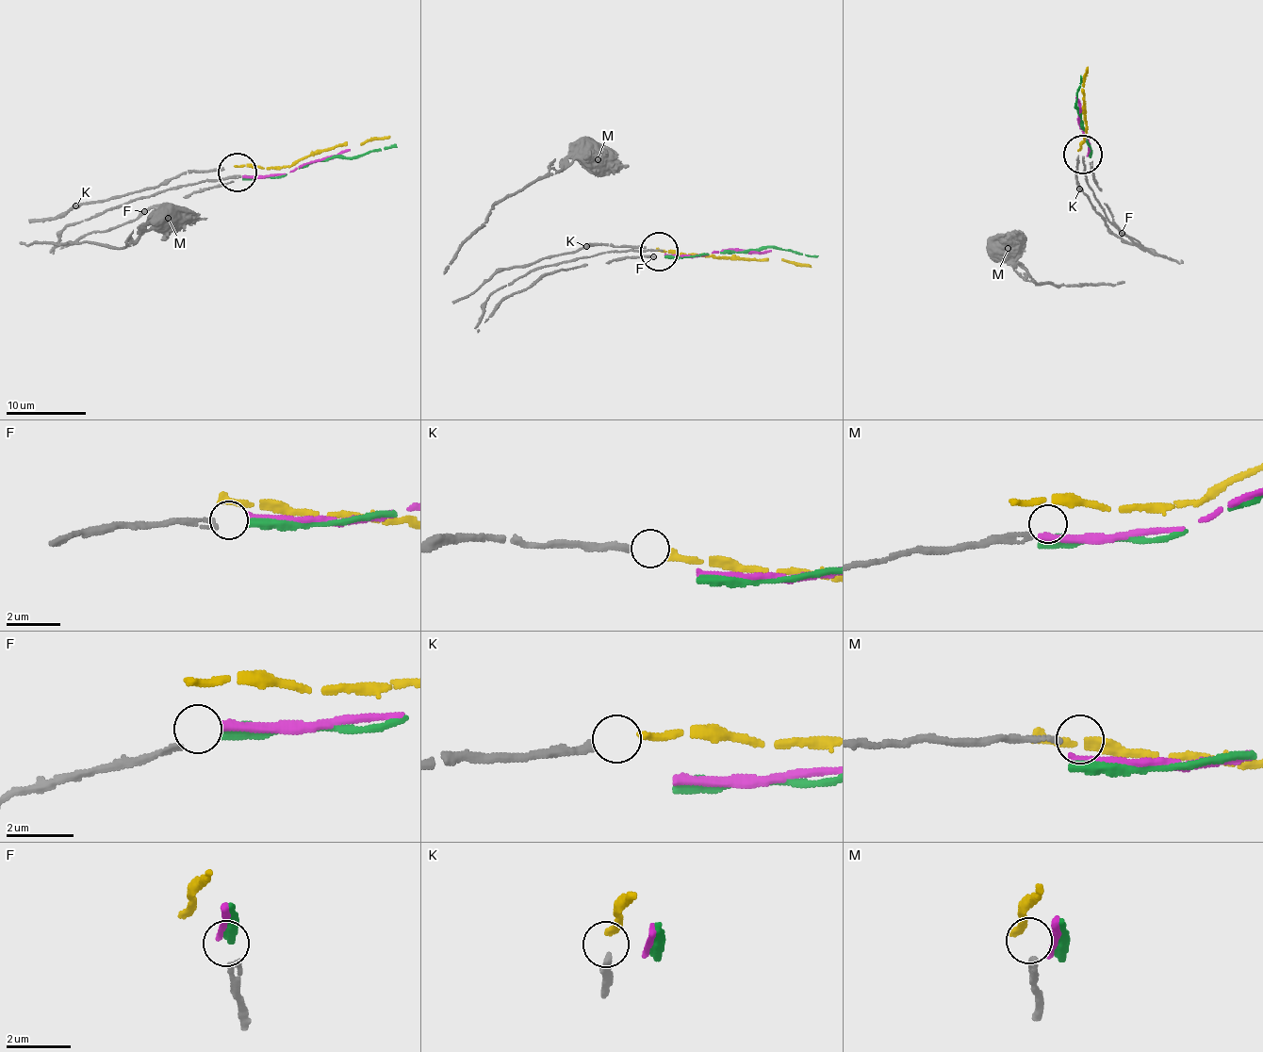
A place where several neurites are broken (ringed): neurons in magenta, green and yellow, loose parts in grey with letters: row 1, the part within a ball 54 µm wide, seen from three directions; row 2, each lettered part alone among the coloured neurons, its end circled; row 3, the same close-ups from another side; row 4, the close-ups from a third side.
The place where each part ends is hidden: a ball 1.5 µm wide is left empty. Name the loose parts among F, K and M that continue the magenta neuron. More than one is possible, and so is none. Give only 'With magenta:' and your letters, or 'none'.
With magenta: none

